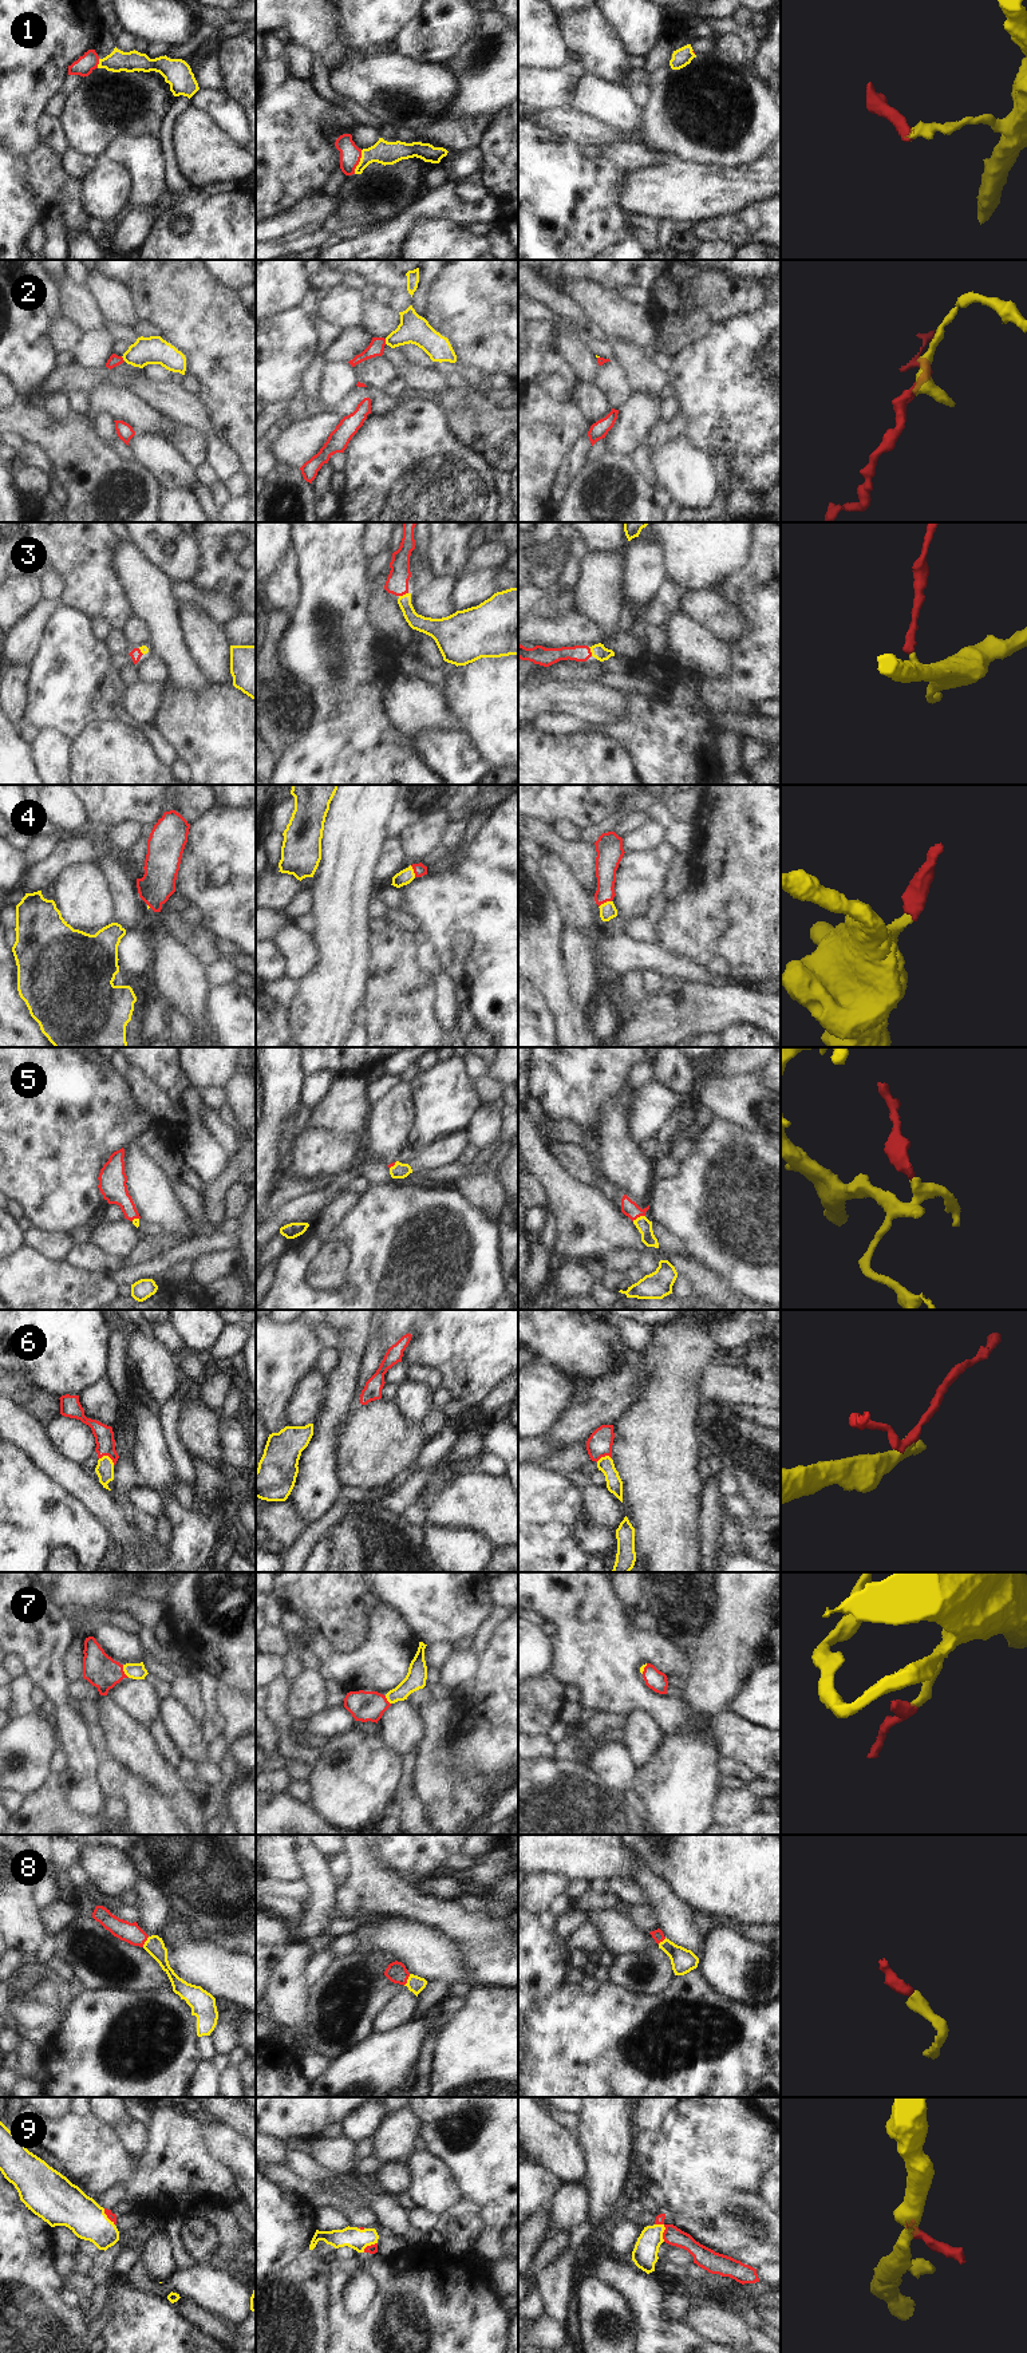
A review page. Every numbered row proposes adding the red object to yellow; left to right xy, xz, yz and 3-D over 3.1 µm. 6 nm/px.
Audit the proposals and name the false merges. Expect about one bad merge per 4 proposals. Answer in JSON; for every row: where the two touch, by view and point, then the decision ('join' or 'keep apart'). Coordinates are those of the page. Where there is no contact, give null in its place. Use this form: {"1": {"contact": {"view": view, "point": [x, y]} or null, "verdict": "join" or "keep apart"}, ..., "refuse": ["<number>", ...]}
{"1": {"contact": {"view": "xz", "point": [359, 162]}, "verdict": "join"}, "2": {"contact": {"view": "xy", "point": [123, 359]}, "verdict": "join"}, "3": {"contact": {"view": "xz", "point": [403, 595]}, "verdict": "join"}, "4": {"contact": {"view": "yz", "point": [604, 903]}, "verdict": "join"}, "5": {"contact": {"view": "yz", "point": [638, 1218]}, "verdict": "join"}, "6": {"contact": {"view": "xy", "point": [107, 1456]}, "verdict": "join"}, "7": {"contact": {"view": "xy", "point": [123, 1670]}, "verdict": "join"}, "8": {"contact": {"view": "xz", "point": [407, 1980]}, "verdict": "join"}, "9": {"contact": {"view": "yz", "point": [664, 2229]}, "verdict": "join"}, "refuse": []}

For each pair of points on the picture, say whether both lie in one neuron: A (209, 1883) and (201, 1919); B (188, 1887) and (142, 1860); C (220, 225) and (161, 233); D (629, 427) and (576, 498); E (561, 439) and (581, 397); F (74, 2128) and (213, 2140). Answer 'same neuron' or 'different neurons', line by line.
A: same neuron
B: same neuron
C: same neuron
D: different neurons
E: different neurons
F: different neurons

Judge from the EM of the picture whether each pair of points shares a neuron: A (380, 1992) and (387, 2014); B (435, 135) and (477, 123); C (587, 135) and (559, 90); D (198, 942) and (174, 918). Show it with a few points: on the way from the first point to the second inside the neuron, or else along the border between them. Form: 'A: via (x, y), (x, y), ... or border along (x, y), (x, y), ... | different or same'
A: border along (403, 1986), (375, 2017), (372, 2030) | different
B: via (446, 134), (466, 134) | same
C: border along (569, 106), (565, 109), (538, 110) | different
D: via (192, 936), (180, 924) | same

